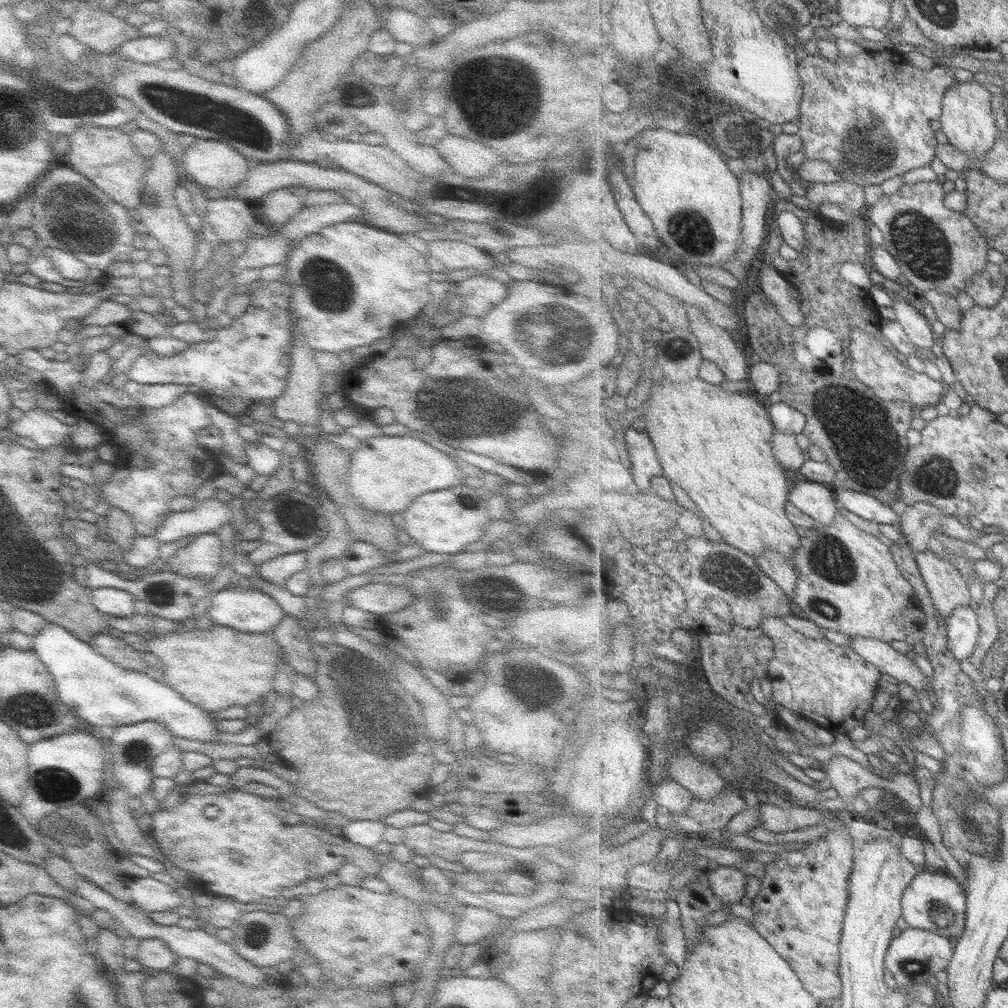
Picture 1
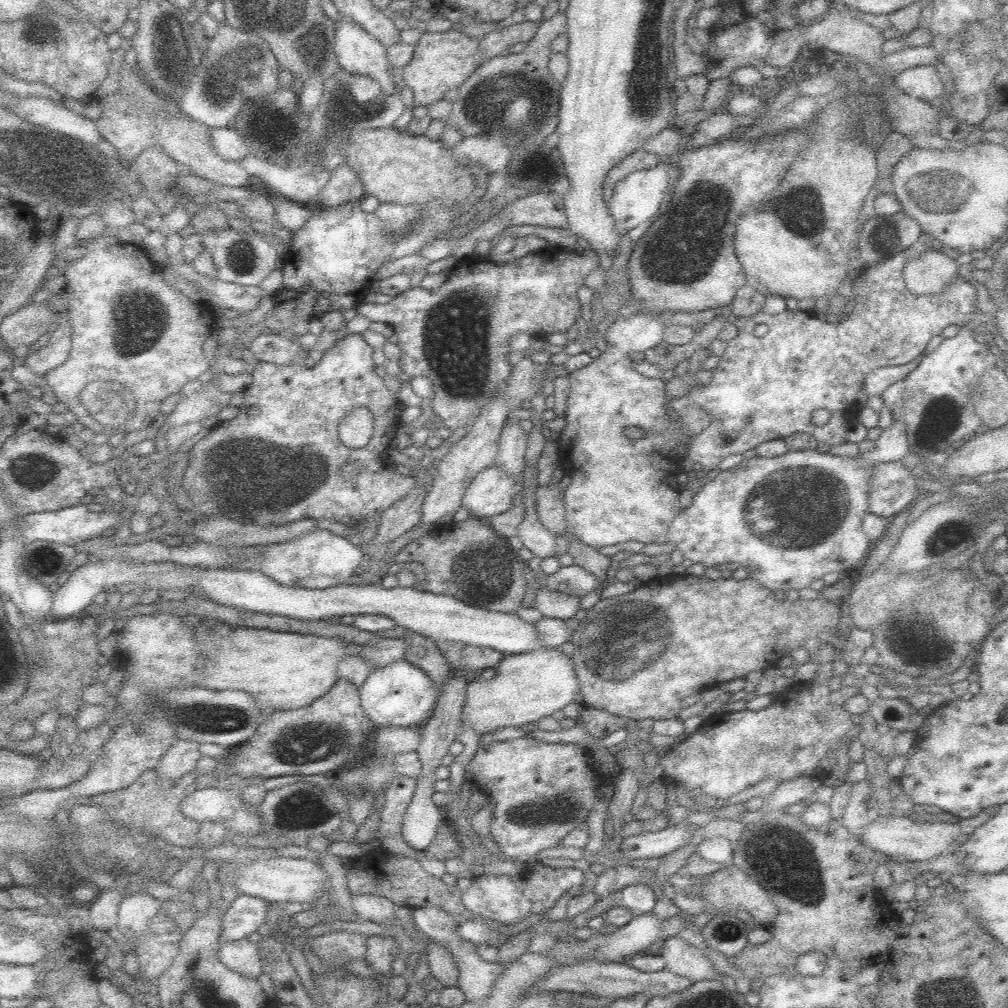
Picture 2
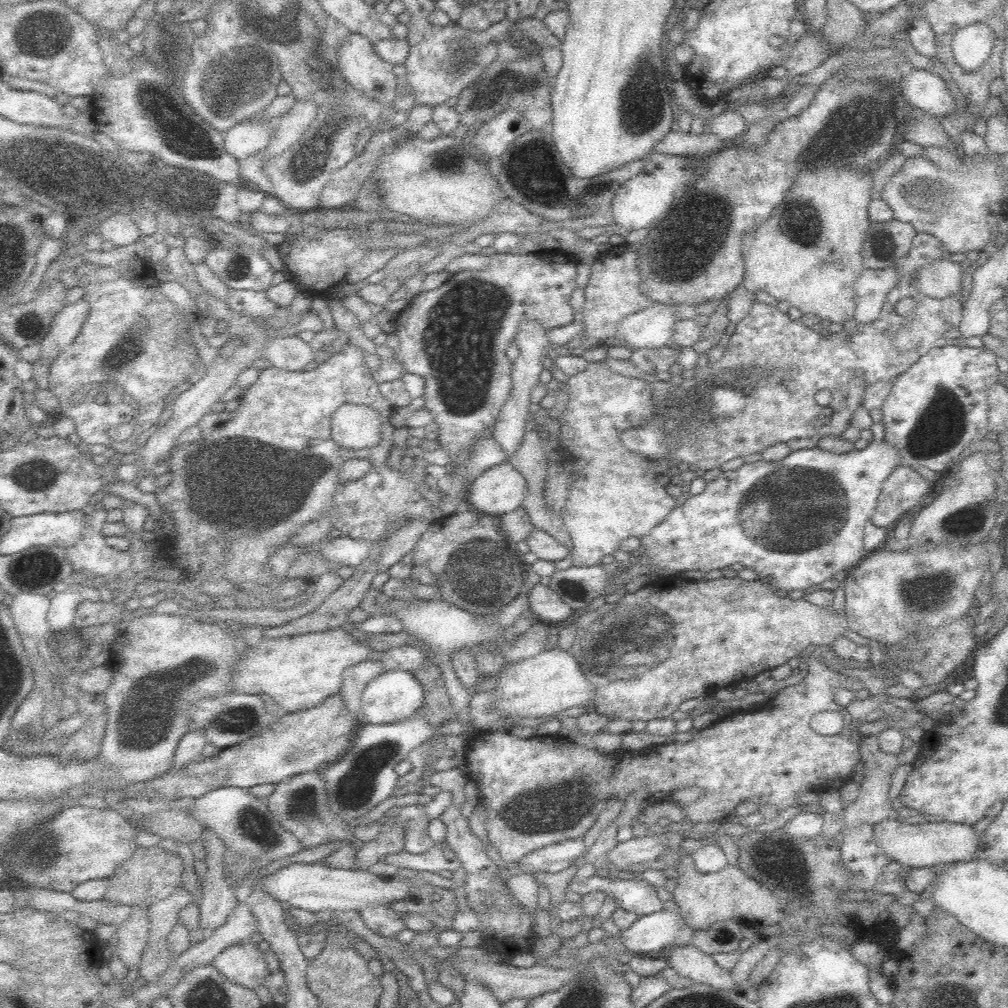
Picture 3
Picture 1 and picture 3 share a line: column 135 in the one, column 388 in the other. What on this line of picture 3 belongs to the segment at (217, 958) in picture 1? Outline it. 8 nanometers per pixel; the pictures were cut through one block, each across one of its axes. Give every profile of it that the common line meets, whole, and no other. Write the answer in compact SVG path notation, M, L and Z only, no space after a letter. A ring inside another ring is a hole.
M368 906L360 915L366 928L386 938L396 938L405 929L402 915L392 911L390 906Z

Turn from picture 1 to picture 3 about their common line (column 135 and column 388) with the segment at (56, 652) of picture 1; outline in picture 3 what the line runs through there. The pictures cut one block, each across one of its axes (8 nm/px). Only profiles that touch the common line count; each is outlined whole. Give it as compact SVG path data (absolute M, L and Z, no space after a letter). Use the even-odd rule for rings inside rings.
M405 671L384 672L381 676L374 678L364 690L361 704L361 712L366 714L370 724L392 724L402 722L419 711L424 702L424 689L420 682L411 673Z

